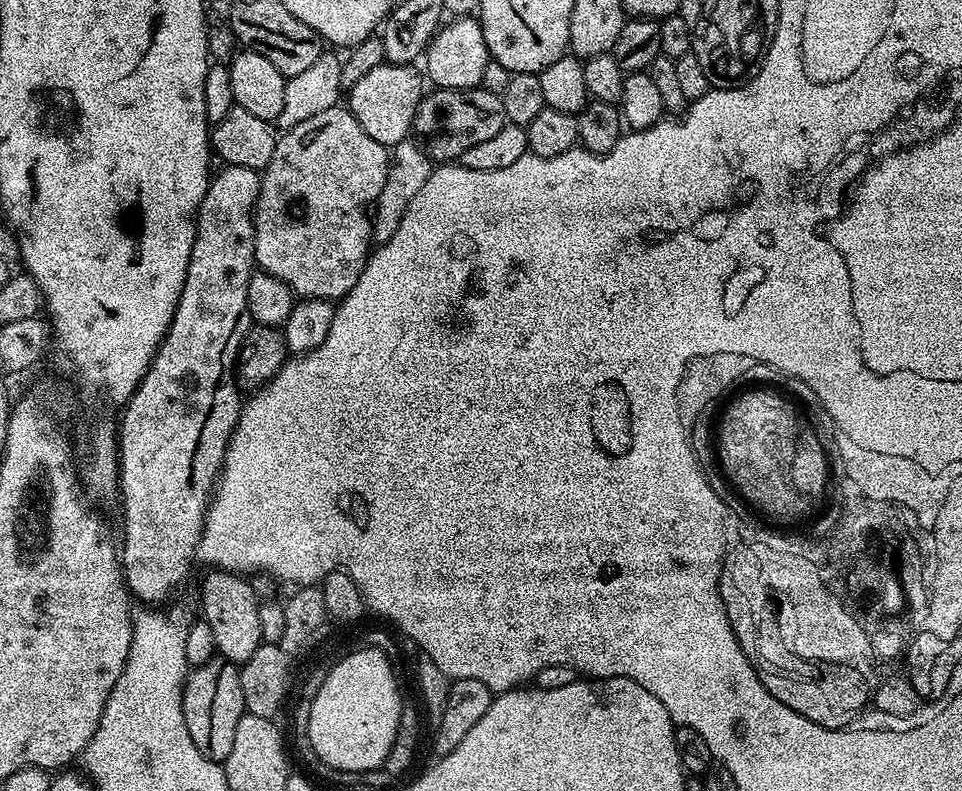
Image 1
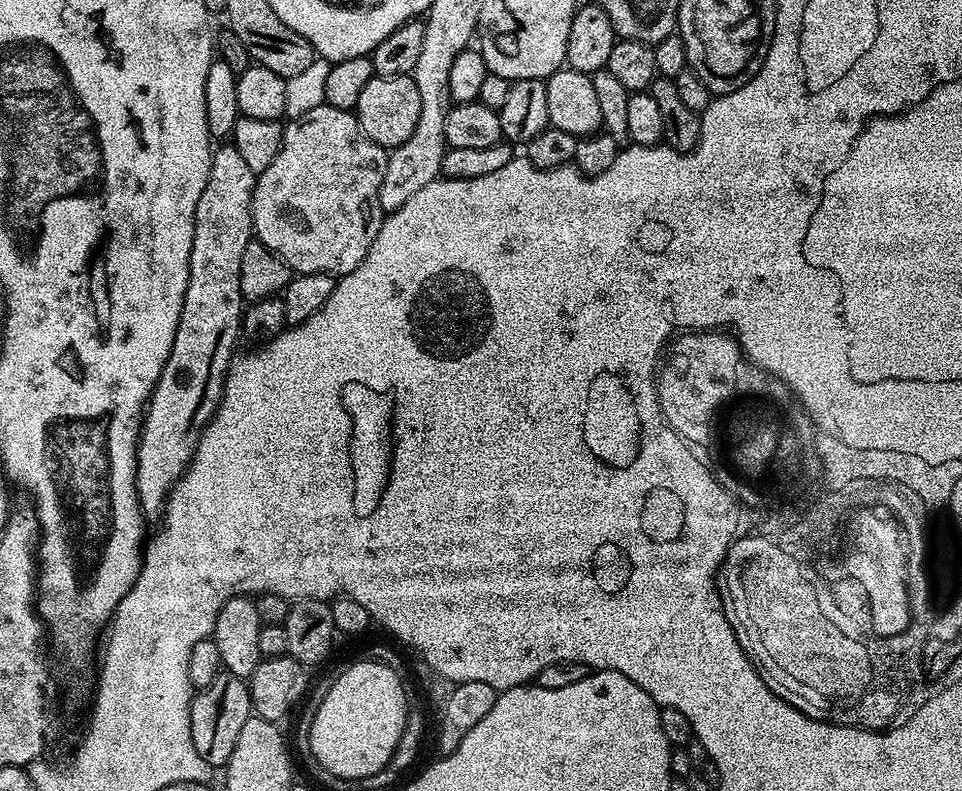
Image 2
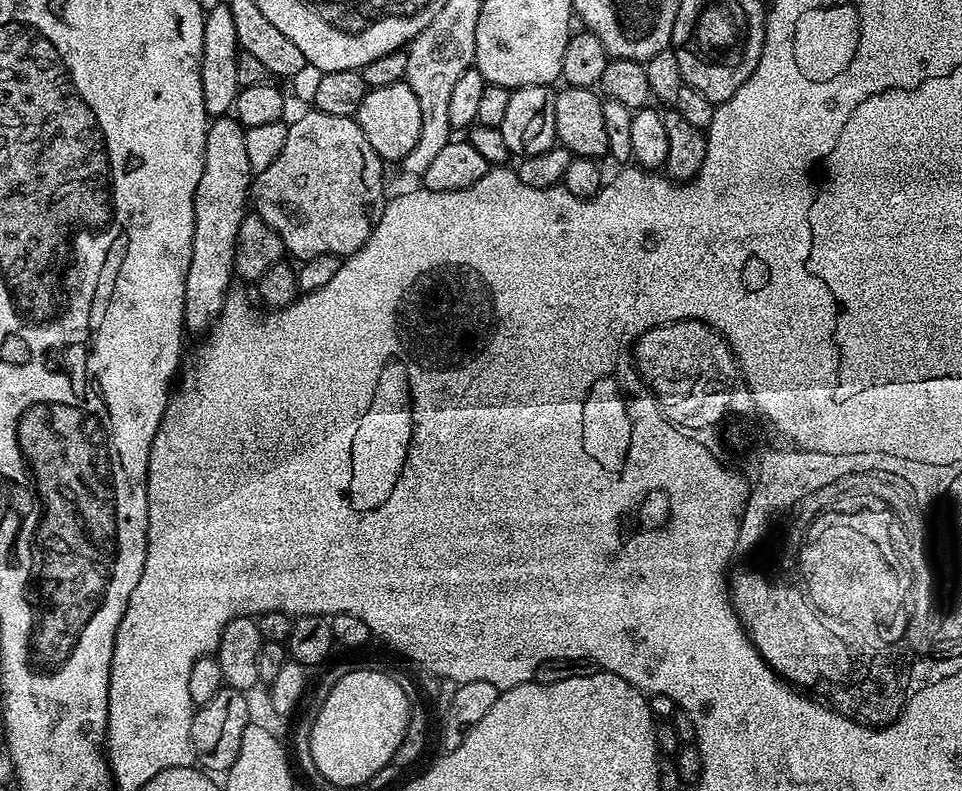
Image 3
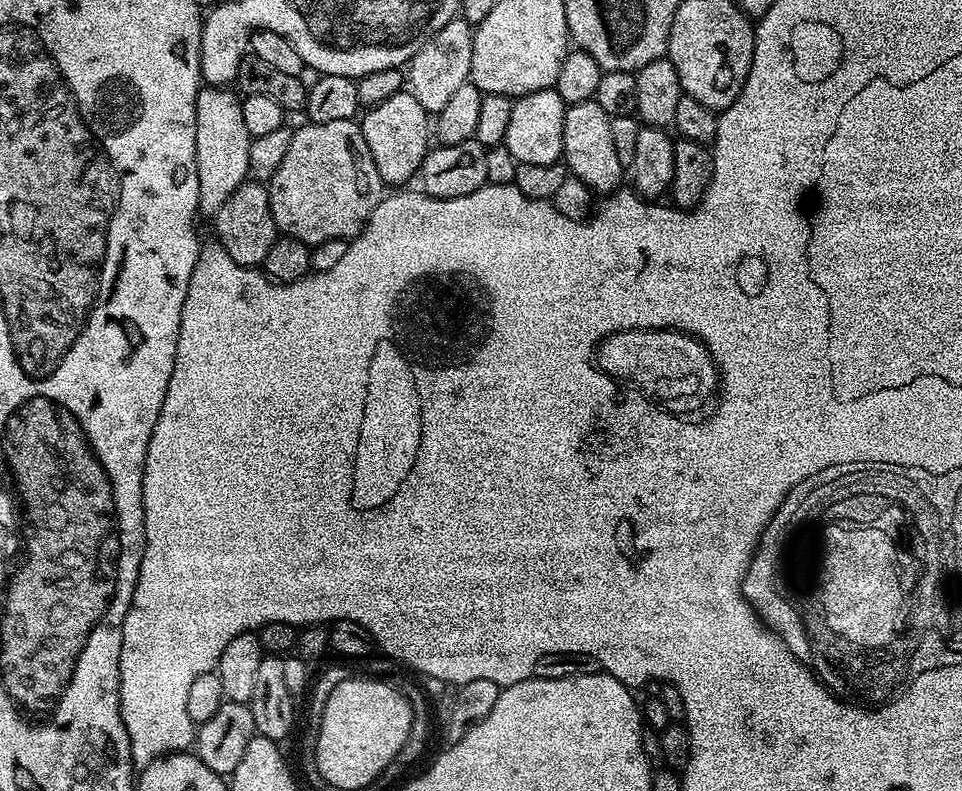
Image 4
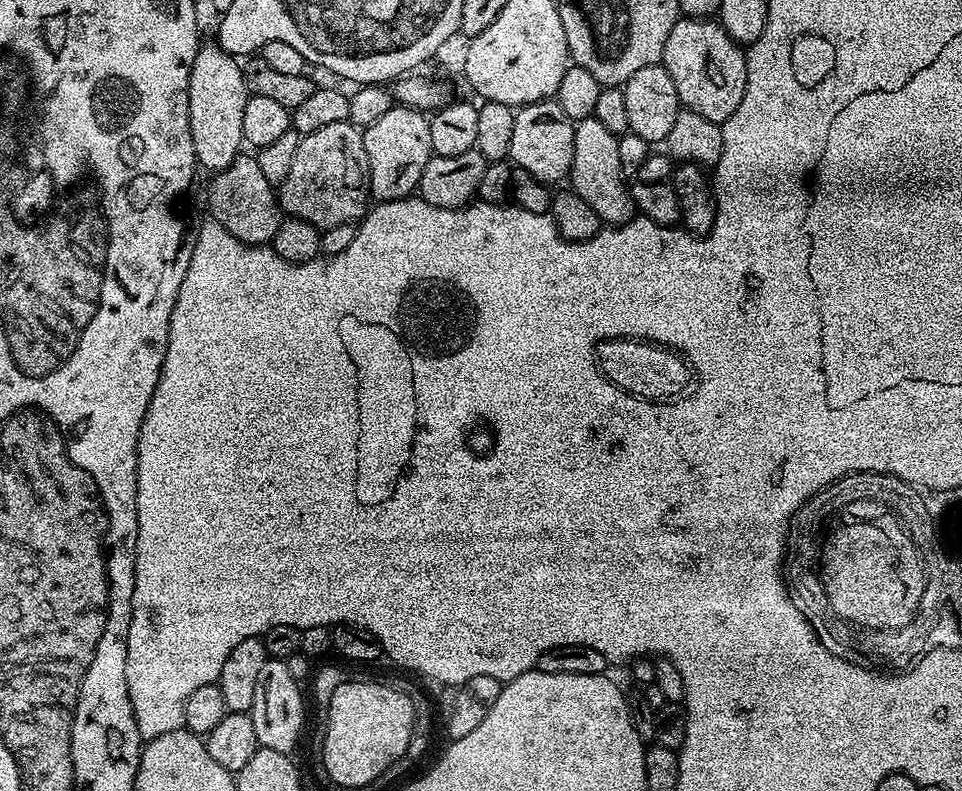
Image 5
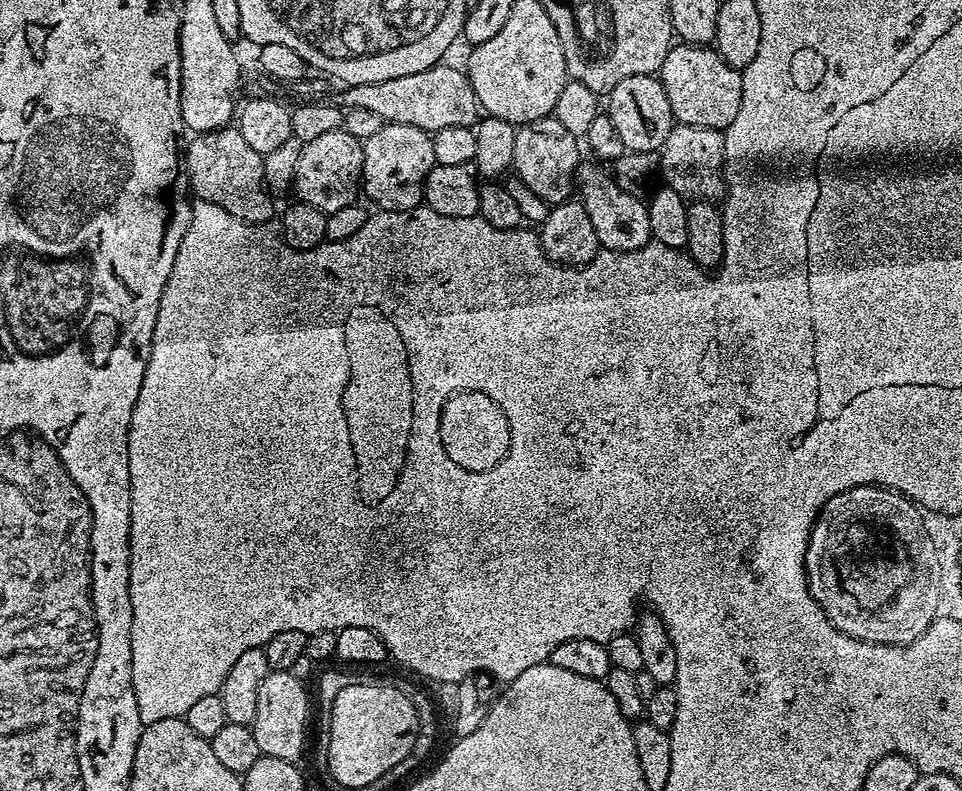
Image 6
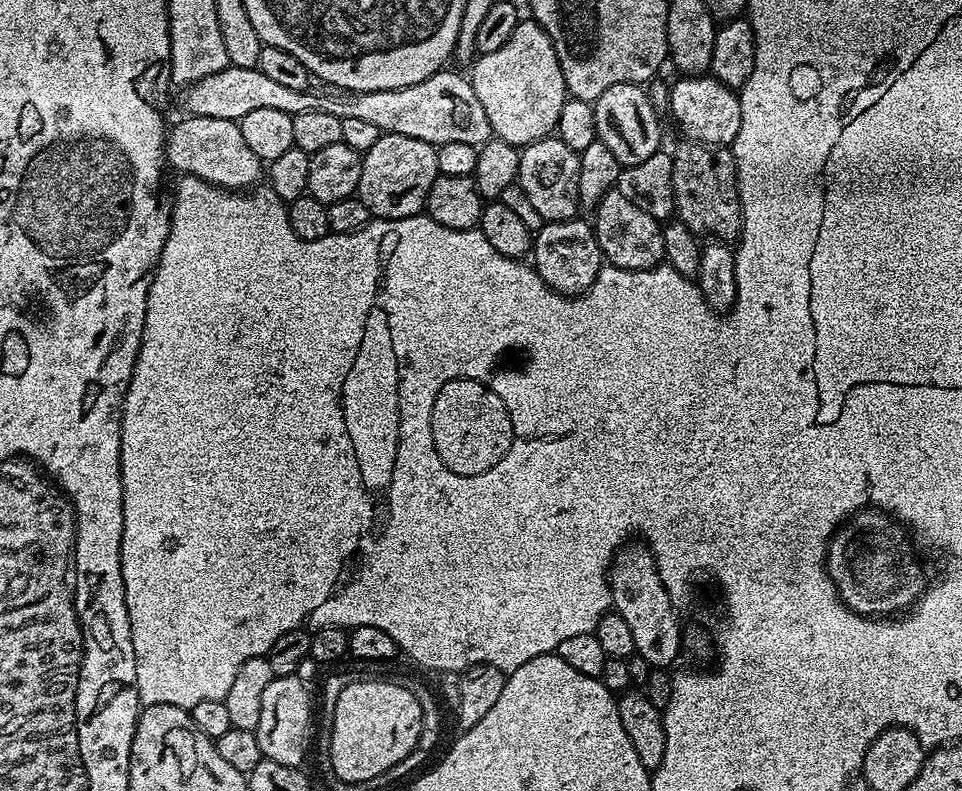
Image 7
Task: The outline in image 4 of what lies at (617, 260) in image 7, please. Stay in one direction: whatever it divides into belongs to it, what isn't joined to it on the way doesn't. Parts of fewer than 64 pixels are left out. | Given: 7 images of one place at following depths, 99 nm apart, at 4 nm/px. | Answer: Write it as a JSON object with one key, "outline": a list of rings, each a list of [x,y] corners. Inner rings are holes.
{"outline":[[[590,99],[586,102],[578,102],[577,104],[569,104],[564,110],[564,121],[562,122],[562,142],[564,143],[563,163],[567,164],[569,173],[576,176],[582,182],[586,182],[586,186],[594,194],[611,194],[621,187],[620,179],[625,179],[626,169],[622,166],[622,162],[618,162],[618,150],[614,150],[614,138],[610,135],[610,122],[612,117],[606,114],[606,110],[602,110],[602,106],[598,106],[596,99]]]}

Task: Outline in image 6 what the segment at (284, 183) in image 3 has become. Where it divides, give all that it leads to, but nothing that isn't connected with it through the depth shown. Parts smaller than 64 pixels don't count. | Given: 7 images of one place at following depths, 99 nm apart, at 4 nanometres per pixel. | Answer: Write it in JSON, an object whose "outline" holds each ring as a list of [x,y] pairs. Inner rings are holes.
{"outline":[[[343,128],[330,134],[322,134],[321,137],[314,138],[314,142],[306,142],[301,156],[298,157],[298,170],[294,172],[292,186],[295,199],[310,206],[318,206],[318,210],[326,213],[357,203],[364,179],[363,161],[362,141],[354,138],[354,134],[346,134]]]}

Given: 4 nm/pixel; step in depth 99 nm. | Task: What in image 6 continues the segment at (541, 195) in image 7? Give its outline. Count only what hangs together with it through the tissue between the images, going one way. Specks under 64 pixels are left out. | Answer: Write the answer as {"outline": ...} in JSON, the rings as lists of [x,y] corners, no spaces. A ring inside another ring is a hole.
{"outline":[[[555,115],[543,116],[529,124],[519,125],[514,138],[512,168],[515,175],[519,176],[522,182],[526,182],[526,186],[530,186],[530,190],[534,190],[534,194],[538,194],[538,198],[542,198],[550,206],[561,204],[573,195],[574,185],[578,180],[578,169],[582,163],[582,157],[580,157],[580,148],[576,144],[579,144],[577,137],[572,136],[570,130],[562,127],[562,122],[558,122]]]}

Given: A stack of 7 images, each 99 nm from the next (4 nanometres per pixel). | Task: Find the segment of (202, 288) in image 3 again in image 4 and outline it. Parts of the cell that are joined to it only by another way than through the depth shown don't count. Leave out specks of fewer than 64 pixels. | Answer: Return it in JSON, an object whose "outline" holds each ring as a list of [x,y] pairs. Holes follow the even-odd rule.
{"outline":[[[204,86],[196,95],[196,165],[198,166],[198,194],[200,195],[199,211],[215,217],[217,210],[249,179],[250,146],[252,135],[246,130],[242,118],[241,97],[228,86]]]}

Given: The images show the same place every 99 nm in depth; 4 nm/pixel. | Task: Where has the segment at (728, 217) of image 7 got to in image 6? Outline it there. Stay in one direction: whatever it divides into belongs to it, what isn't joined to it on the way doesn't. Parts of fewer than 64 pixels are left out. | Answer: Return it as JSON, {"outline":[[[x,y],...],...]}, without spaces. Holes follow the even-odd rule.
{"outline":[[[673,123],[670,134],[666,134],[666,142],[662,142],[659,154],[659,175],[664,176],[663,183],[676,190],[685,201],[715,201],[723,197],[726,185],[724,182],[724,134],[721,129]]]}

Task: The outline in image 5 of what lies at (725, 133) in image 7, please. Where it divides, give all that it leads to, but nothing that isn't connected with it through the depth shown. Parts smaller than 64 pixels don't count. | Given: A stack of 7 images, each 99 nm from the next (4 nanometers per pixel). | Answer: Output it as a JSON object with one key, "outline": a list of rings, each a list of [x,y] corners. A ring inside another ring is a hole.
{"outline":[[[681,18],[677,20],[674,30],[670,30],[670,38],[666,38],[663,66],[674,78],[674,90],[678,90],[681,105],[694,114],[702,114],[702,118],[710,118],[710,122],[723,126],[738,110],[742,102],[742,94],[746,94],[746,62],[745,49],[736,44],[726,34],[726,30],[712,18]]]}

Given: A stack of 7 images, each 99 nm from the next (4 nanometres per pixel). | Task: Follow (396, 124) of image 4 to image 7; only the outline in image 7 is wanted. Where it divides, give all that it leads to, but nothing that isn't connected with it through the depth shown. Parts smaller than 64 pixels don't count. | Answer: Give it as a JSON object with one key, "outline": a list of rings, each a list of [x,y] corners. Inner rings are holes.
{"outline":[[[385,132],[378,138],[378,142],[374,142],[374,146],[370,146],[370,150],[362,153],[364,158],[362,178],[358,178],[356,196],[362,202],[362,206],[366,206],[369,217],[380,222],[387,222],[421,215],[428,202],[430,186],[434,186],[437,176],[440,175],[436,150],[437,145],[435,144],[427,144],[418,138],[406,138],[406,134]]]}

